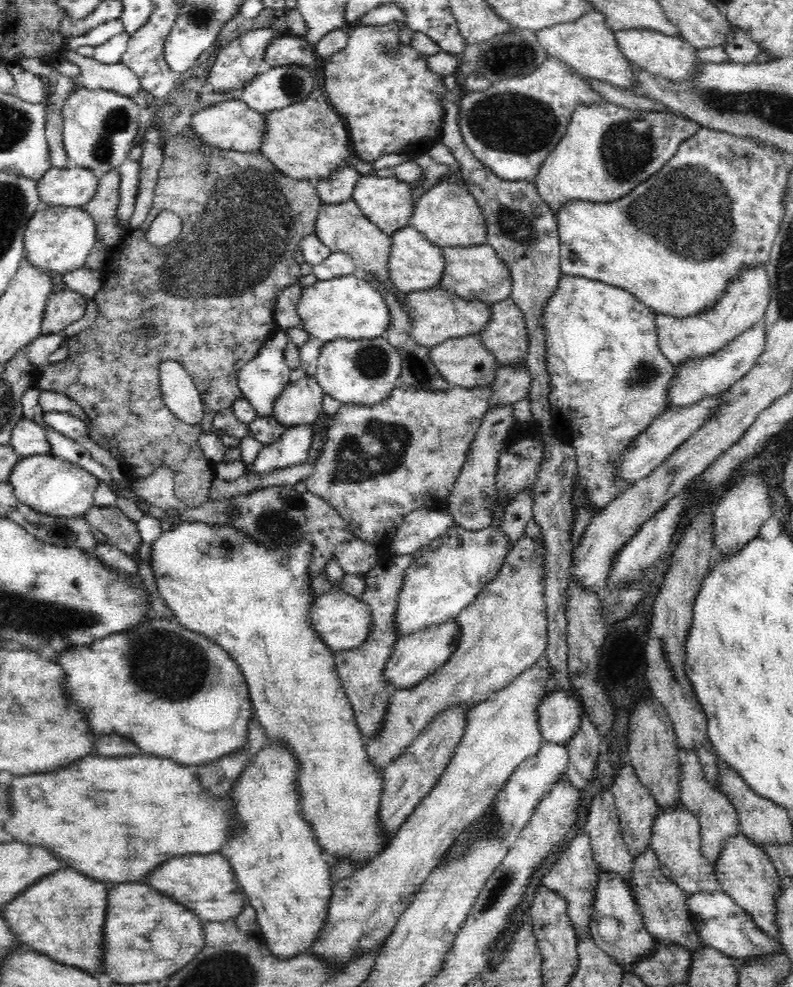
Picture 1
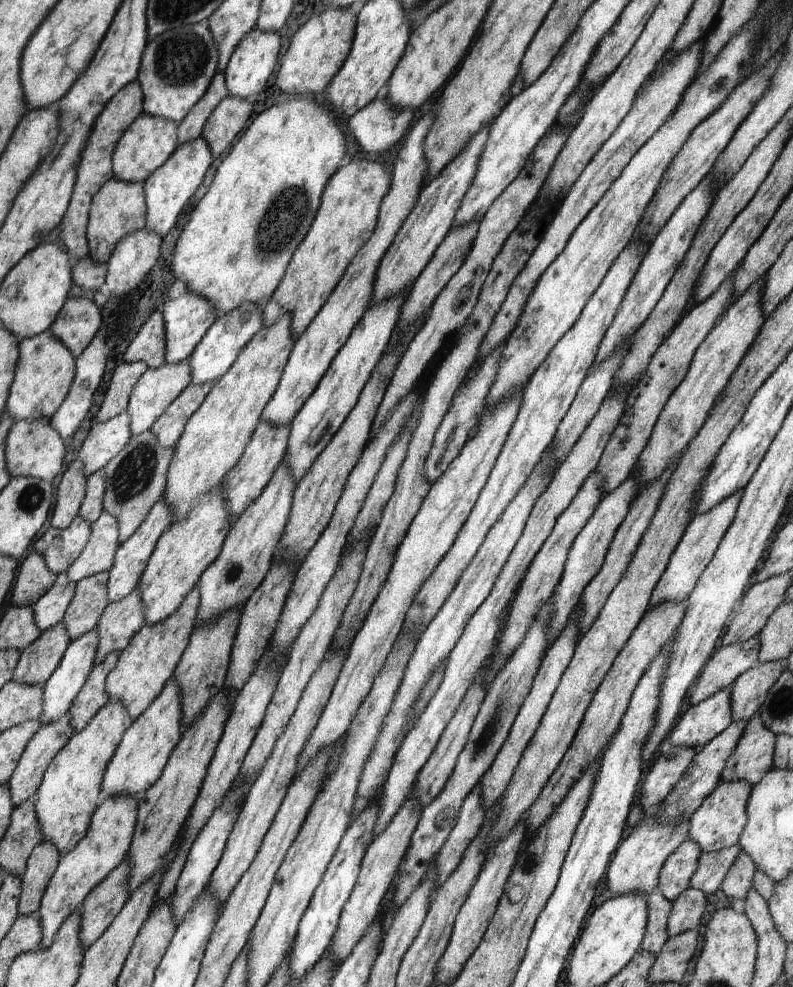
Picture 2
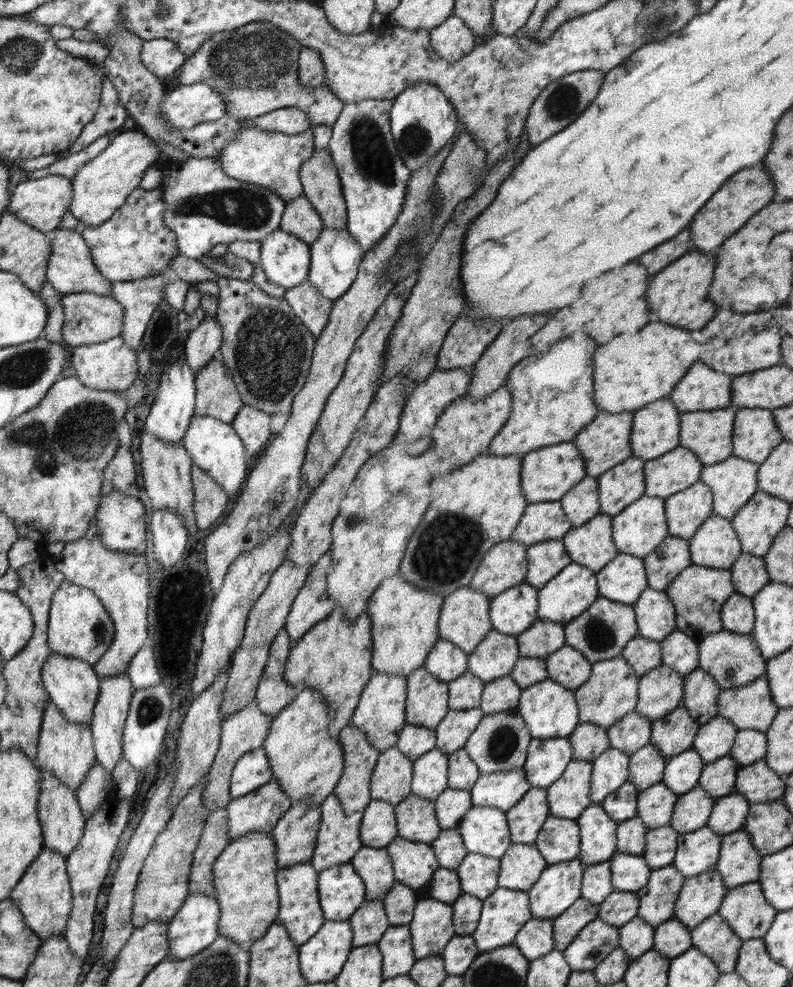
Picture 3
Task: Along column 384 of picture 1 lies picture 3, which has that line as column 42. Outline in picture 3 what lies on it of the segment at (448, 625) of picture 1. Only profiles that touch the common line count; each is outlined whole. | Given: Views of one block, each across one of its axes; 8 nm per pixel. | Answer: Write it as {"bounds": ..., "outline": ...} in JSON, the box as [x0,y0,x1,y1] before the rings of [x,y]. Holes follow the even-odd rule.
{"bounds":[42,652,100,724],"outline":[[[50,652],[42,665],[42,682],[49,694],[49,700],[60,709],[66,720],[76,724],[90,724],[100,692],[100,679],[91,664],[79,658]]]}

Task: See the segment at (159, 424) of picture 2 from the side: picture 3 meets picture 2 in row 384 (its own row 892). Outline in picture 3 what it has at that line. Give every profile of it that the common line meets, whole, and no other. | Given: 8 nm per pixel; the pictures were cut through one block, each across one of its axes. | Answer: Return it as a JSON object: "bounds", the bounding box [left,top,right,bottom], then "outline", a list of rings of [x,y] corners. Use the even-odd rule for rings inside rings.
{"bounds":[189,806,232,896],"outline":[[[223,806],[209,814],[201,839],[194,849],[189,874],[189,894],[201,892],[206,896],[213,896],[214,883],[216,883],[213,876],[214,861],[232,840],[227,835],[227,831],[227,810],[226,806]]]}

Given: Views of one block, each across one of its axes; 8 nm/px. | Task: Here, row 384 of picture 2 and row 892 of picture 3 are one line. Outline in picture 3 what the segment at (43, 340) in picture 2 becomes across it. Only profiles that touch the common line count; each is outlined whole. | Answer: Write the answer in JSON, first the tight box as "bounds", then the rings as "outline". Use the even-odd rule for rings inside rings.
{"bounds":[9,847,72,941],"outline":[[[42,847],[33,863],[26,869],[24,876],[12,889],[9,899],[22,913],[28,928],[43,941],[49,936],[65,934],[67,920],[72,910],[72,893],[65,858],[59,852]]]}

